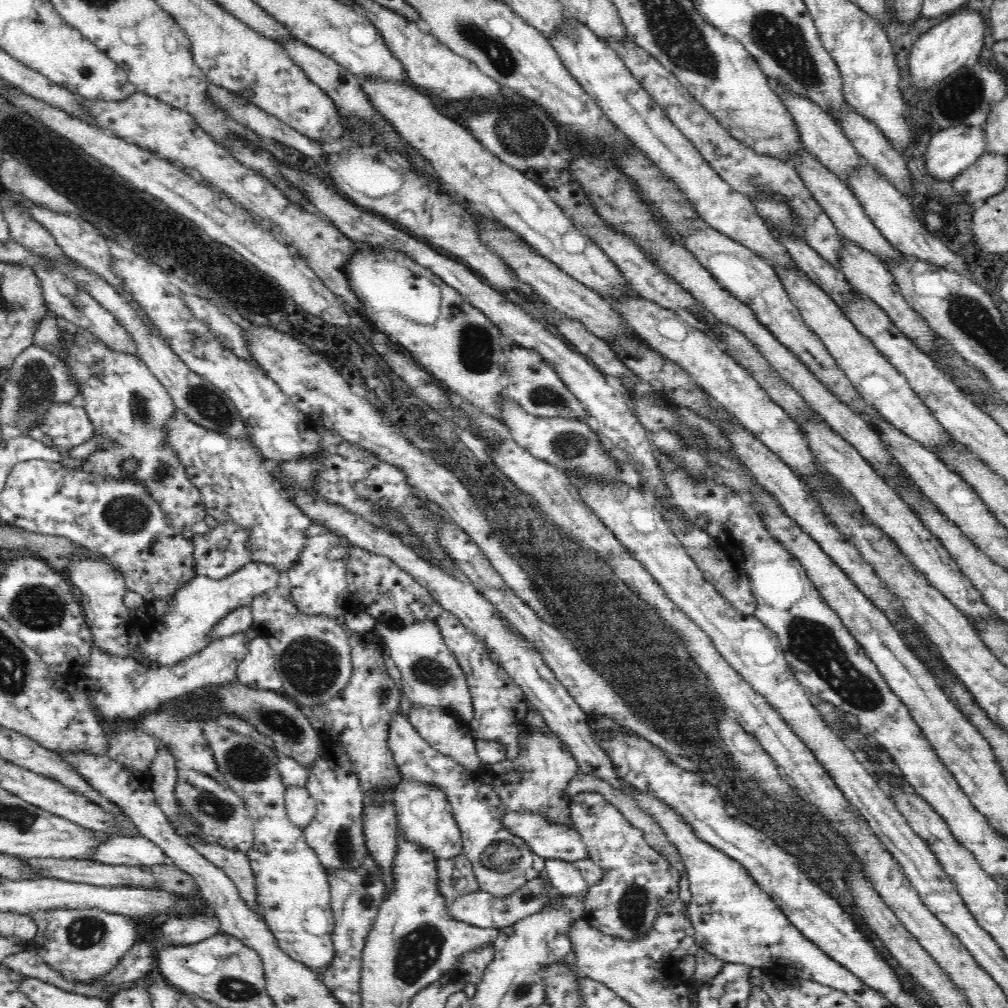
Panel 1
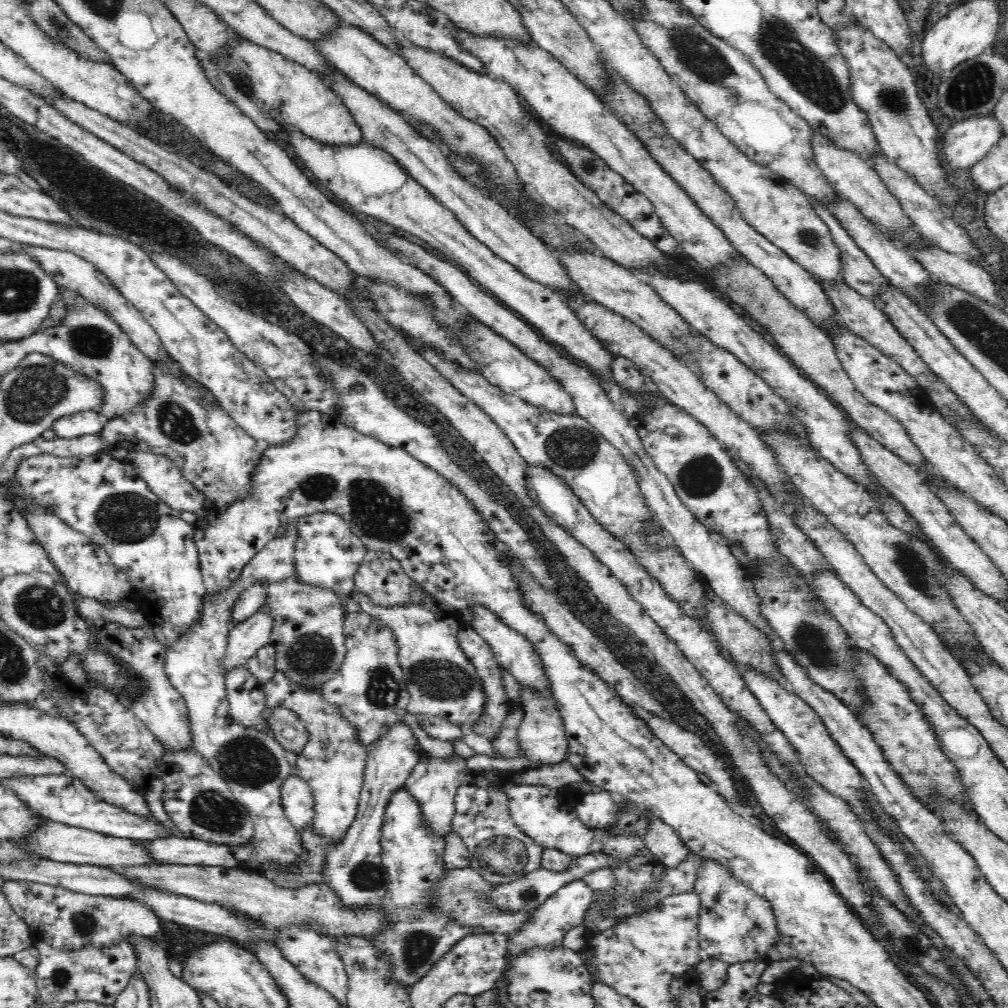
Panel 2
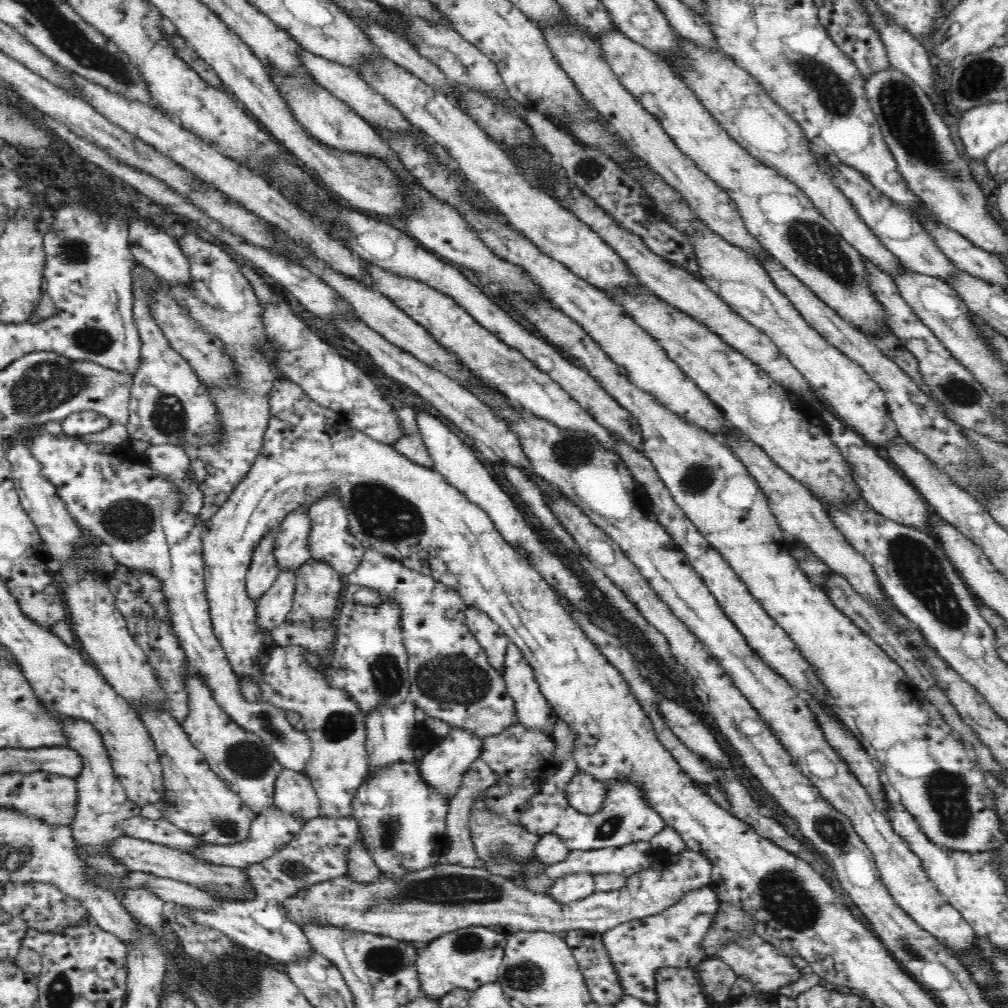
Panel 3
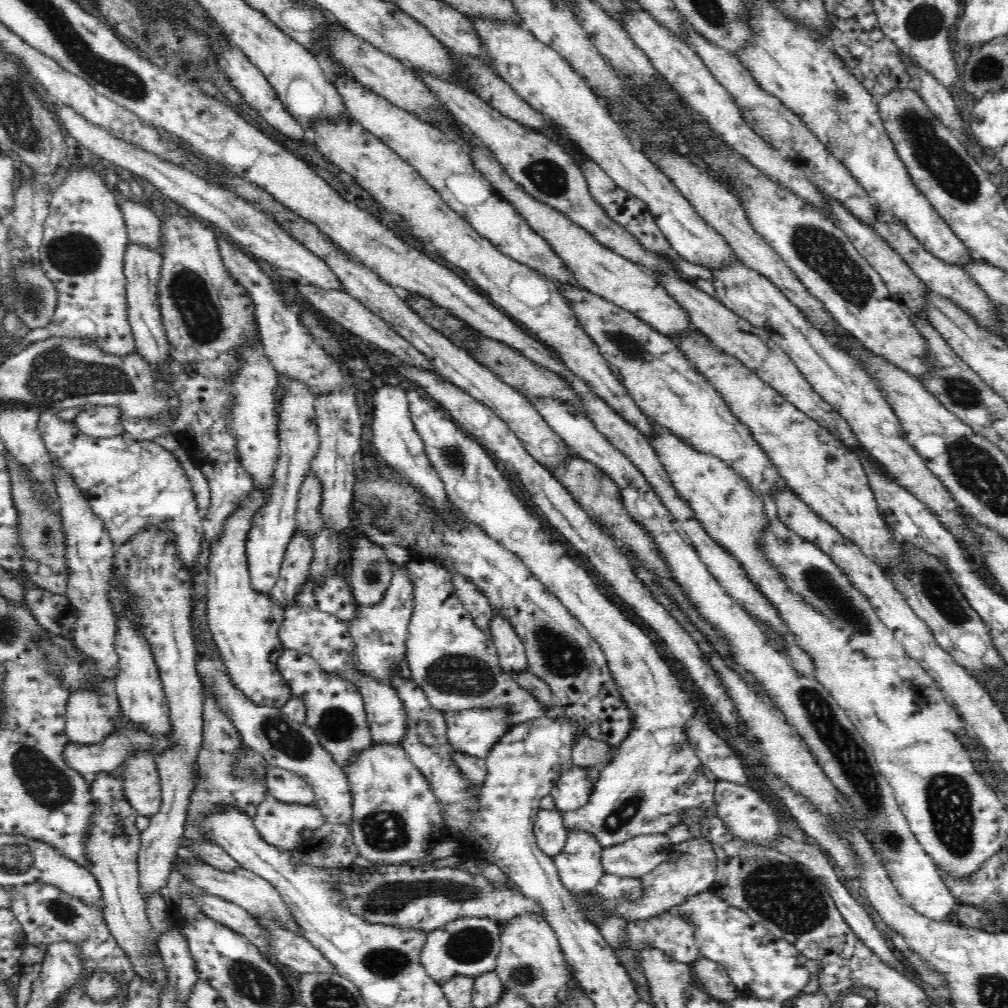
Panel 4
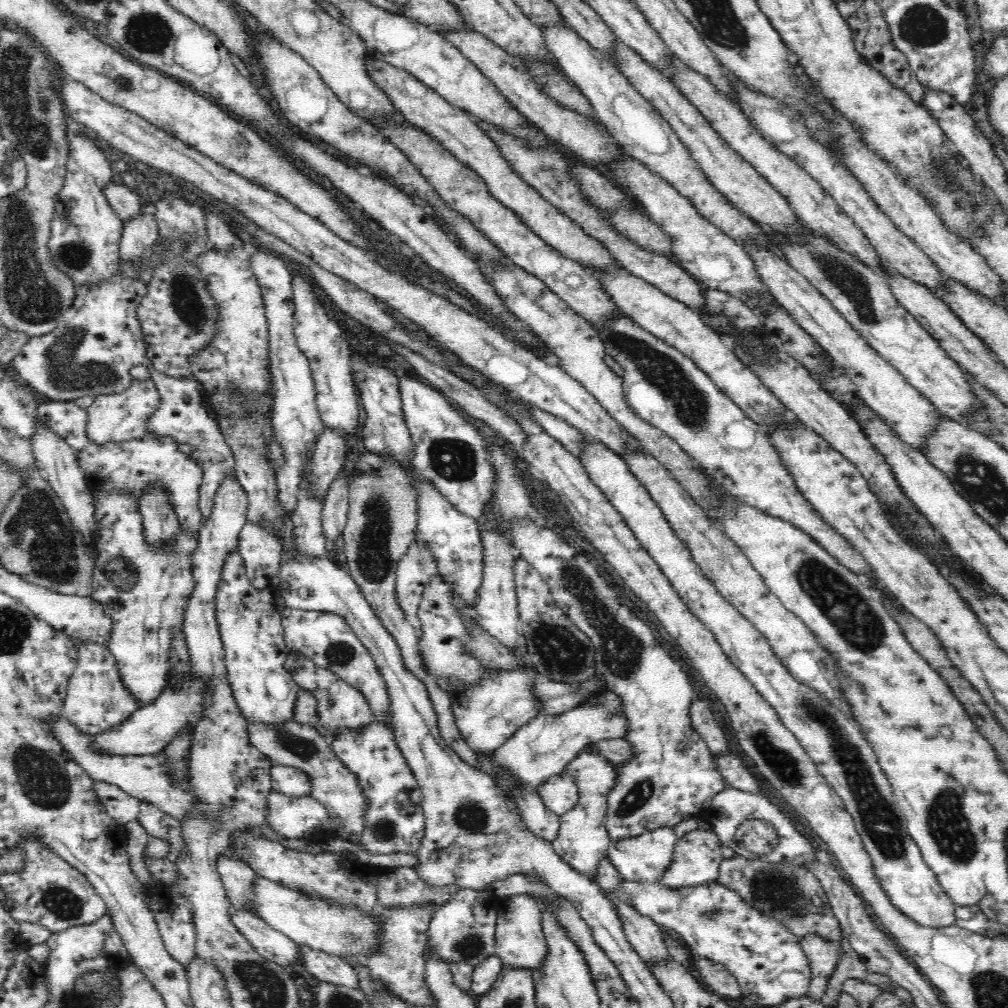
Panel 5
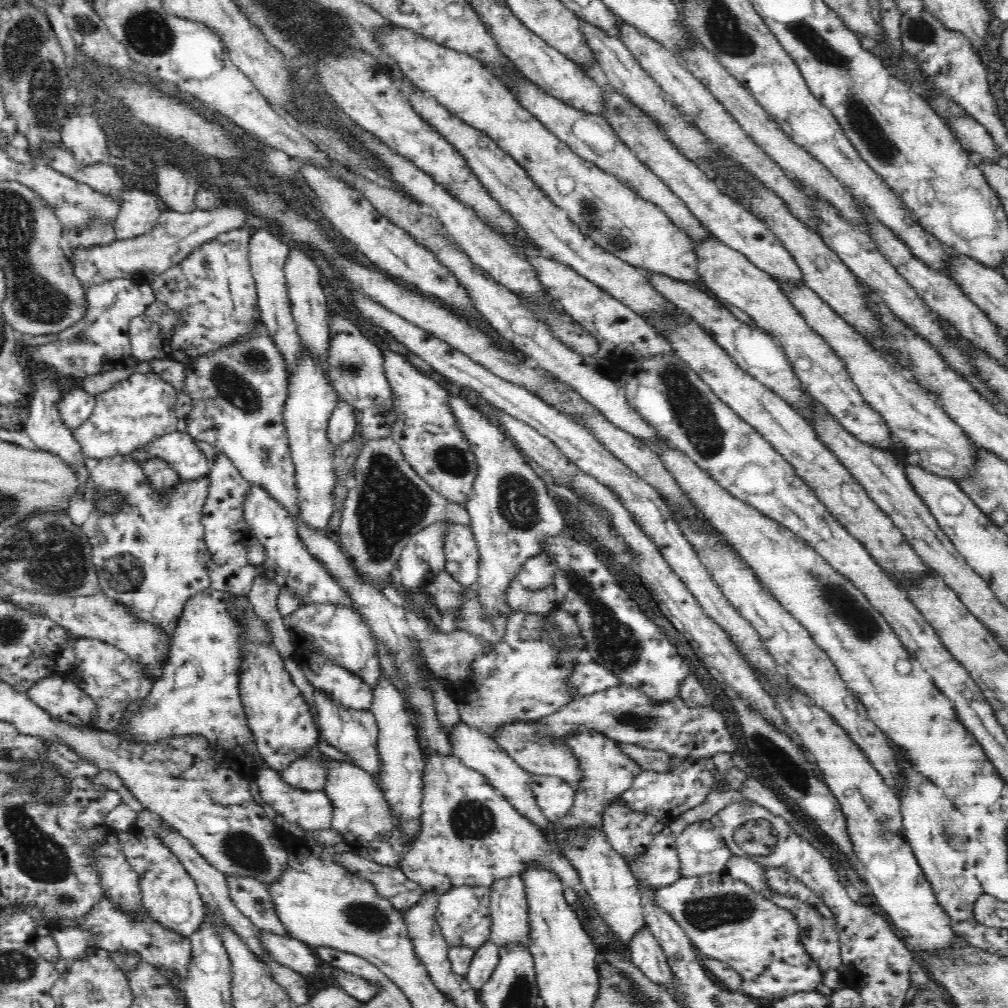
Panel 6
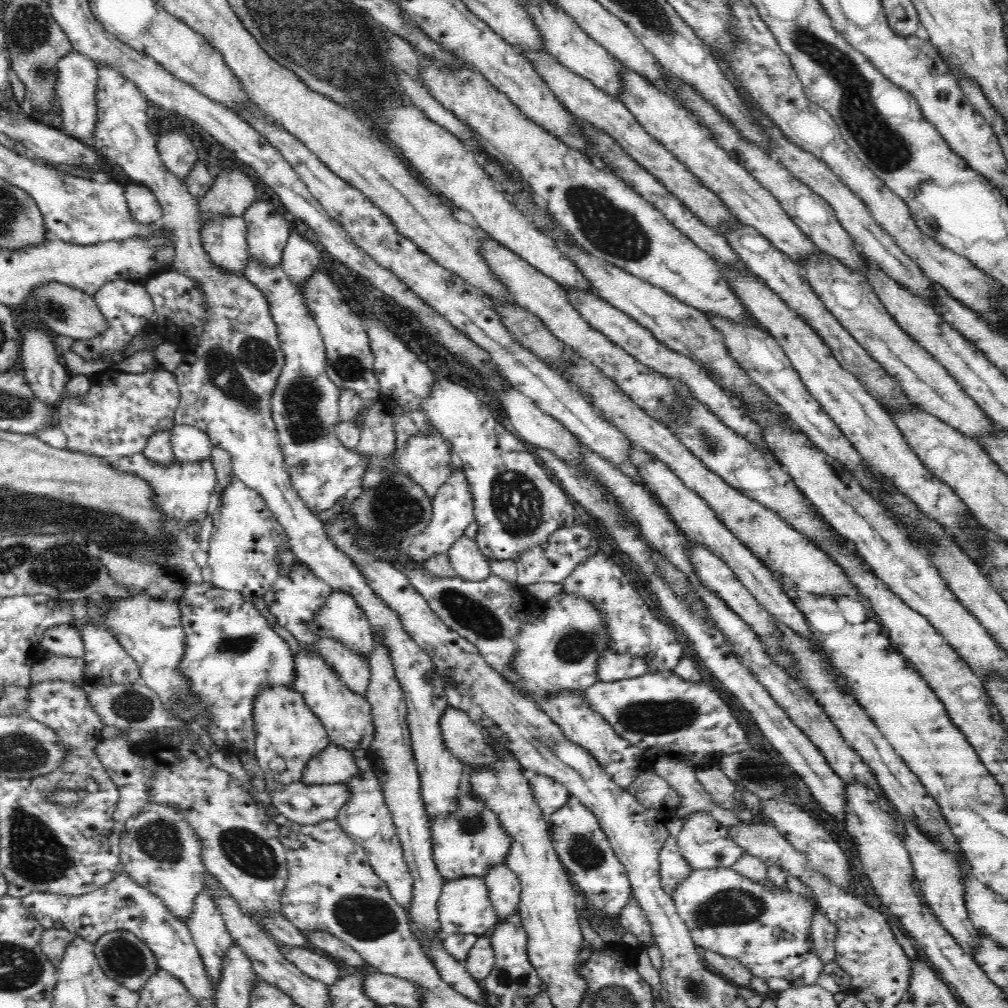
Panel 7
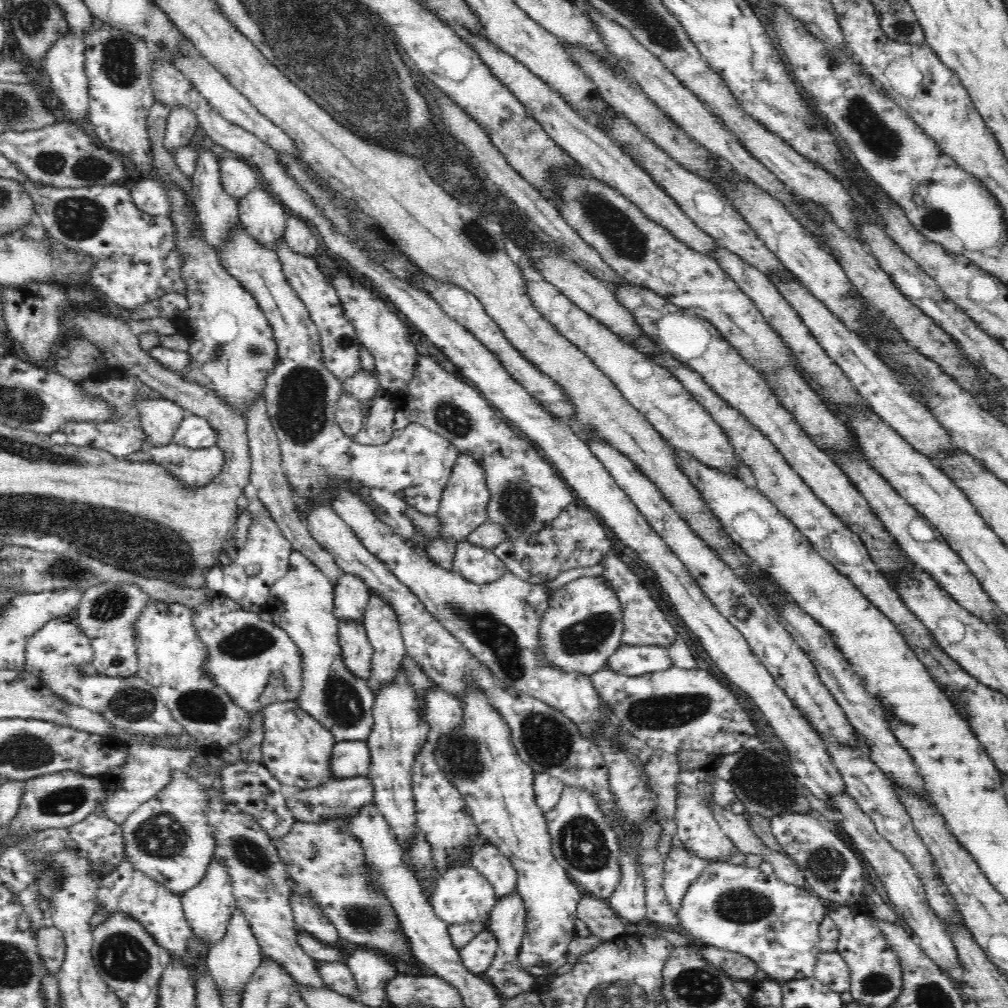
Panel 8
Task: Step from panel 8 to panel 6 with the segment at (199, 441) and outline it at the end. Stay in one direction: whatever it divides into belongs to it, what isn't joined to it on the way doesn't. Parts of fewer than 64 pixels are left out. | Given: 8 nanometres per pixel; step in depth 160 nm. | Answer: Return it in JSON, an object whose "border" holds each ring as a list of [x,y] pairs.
{"border":[[[183,428],[157,438],[148,448],[142,447],[131,453],[142,463],[149,454],[163,458],[176,470],[182,480],[200,478],[210,471],[210,462],[204,452],[198,448],[198,441]]]}

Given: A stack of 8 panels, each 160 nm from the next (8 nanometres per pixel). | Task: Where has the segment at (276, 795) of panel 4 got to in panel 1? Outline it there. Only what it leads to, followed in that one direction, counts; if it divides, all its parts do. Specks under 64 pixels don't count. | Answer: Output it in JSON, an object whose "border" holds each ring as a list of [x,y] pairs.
{"border":[[[290,786],[285,791],[285,809],[293,826],[305,830],[314,818],[316,801],[305,786]]]}

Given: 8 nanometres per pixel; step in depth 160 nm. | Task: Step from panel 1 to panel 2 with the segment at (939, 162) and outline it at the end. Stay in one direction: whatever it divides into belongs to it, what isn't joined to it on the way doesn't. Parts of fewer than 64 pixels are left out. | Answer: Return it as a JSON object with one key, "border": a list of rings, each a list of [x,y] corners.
{"border":[[[978,114],[952,124],[944,136],[942,156],[946,166],[972,168],[994,148],[1005,135],[994,115]]]}

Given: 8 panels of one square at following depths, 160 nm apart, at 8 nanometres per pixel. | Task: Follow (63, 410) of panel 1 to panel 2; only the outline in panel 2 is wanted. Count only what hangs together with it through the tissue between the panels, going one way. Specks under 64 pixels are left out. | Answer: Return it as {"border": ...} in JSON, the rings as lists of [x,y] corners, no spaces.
{"border":[[[85,411],[70,414],[53,425],[56,436],[60,438],[76,438],[84,434],[101,433],[110,420],[101,413]]]}

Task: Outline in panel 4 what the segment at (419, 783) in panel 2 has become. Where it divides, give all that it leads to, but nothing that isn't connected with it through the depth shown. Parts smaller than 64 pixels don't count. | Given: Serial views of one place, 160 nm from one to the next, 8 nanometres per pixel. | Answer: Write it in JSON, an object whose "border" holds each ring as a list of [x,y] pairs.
{"border":[[[498,704],[492,708],[466,708],[445,712],[447,739],[453,753],[486,759],[492,747],[509,731],[509,712]]]}

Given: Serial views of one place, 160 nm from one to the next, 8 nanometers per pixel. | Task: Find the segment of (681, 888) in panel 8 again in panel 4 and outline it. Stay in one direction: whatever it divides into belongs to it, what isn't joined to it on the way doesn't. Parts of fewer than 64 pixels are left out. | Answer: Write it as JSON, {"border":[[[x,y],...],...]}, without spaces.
{"border":[[[644,834],[603,848],[601,863],[605,874],[642,879],[668,860],[673,846],[667,834]]]}

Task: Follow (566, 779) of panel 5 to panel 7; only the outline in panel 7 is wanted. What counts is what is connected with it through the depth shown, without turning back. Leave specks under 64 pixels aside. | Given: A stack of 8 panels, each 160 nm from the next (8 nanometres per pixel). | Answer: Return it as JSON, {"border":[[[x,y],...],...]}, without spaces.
{"border":[[[525,770],[524,777],[528,779],[532,793],[542,809],[544,820],[548,821],[558,808],[562,808],[570,796],[567,788],[554,779],[536,774],[532,770]]]}

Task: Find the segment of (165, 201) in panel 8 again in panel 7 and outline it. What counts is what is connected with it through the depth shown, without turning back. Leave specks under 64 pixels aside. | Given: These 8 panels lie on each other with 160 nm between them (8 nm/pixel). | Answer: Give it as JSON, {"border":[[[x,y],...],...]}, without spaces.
{"border":[[[134,183],[125,186],[127,205],[132,216],[142,224],[160,222],[163,208],[157,201],[156,195],[144,184]]]}

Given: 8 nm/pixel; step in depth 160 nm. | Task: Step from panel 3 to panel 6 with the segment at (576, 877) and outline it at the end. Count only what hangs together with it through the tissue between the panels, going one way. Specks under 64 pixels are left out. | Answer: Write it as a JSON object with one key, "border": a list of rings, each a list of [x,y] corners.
{"border":[[[576,728],[564,736],[564,741],[572,748],[572,753],[580,763],[582,779],[584,779],[582,780],[582,789],[584,790],[580,790],[576,794],[570,814],[561,819],[562,827],[576,829],[576,831],[591,827],[600,829],[603,822],[604,806],[610,804],[614,798],[624,795],[626,790],[630,790],[634,778],[642,773],[642,768],[636,761],[632,761],[630,756],[622,753],[620,742],[612,740],[597,730]]]}

